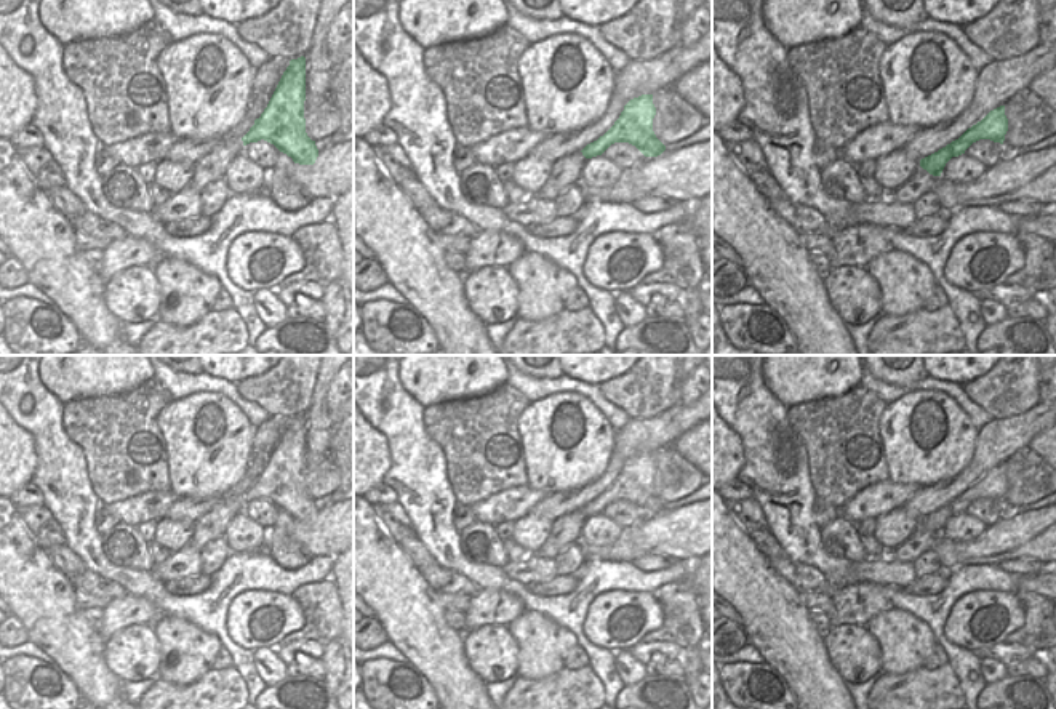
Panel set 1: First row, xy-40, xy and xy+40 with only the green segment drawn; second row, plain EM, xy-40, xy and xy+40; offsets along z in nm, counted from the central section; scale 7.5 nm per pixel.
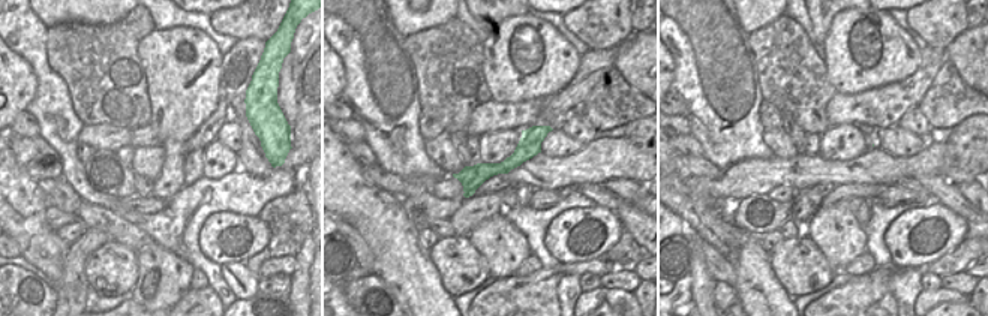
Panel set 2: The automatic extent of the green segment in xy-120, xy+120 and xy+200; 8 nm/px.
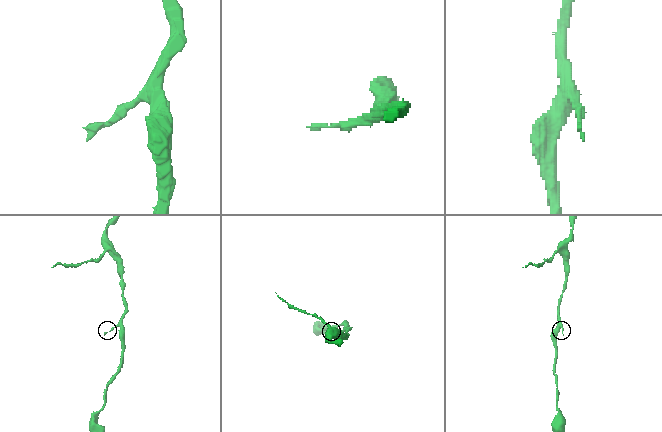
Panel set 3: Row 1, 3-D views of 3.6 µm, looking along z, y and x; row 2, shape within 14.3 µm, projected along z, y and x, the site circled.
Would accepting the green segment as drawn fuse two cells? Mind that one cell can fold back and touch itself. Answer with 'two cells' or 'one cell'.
one cell

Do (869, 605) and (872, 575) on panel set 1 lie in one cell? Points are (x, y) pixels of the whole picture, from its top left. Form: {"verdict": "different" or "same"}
{"verdict": "different"}

